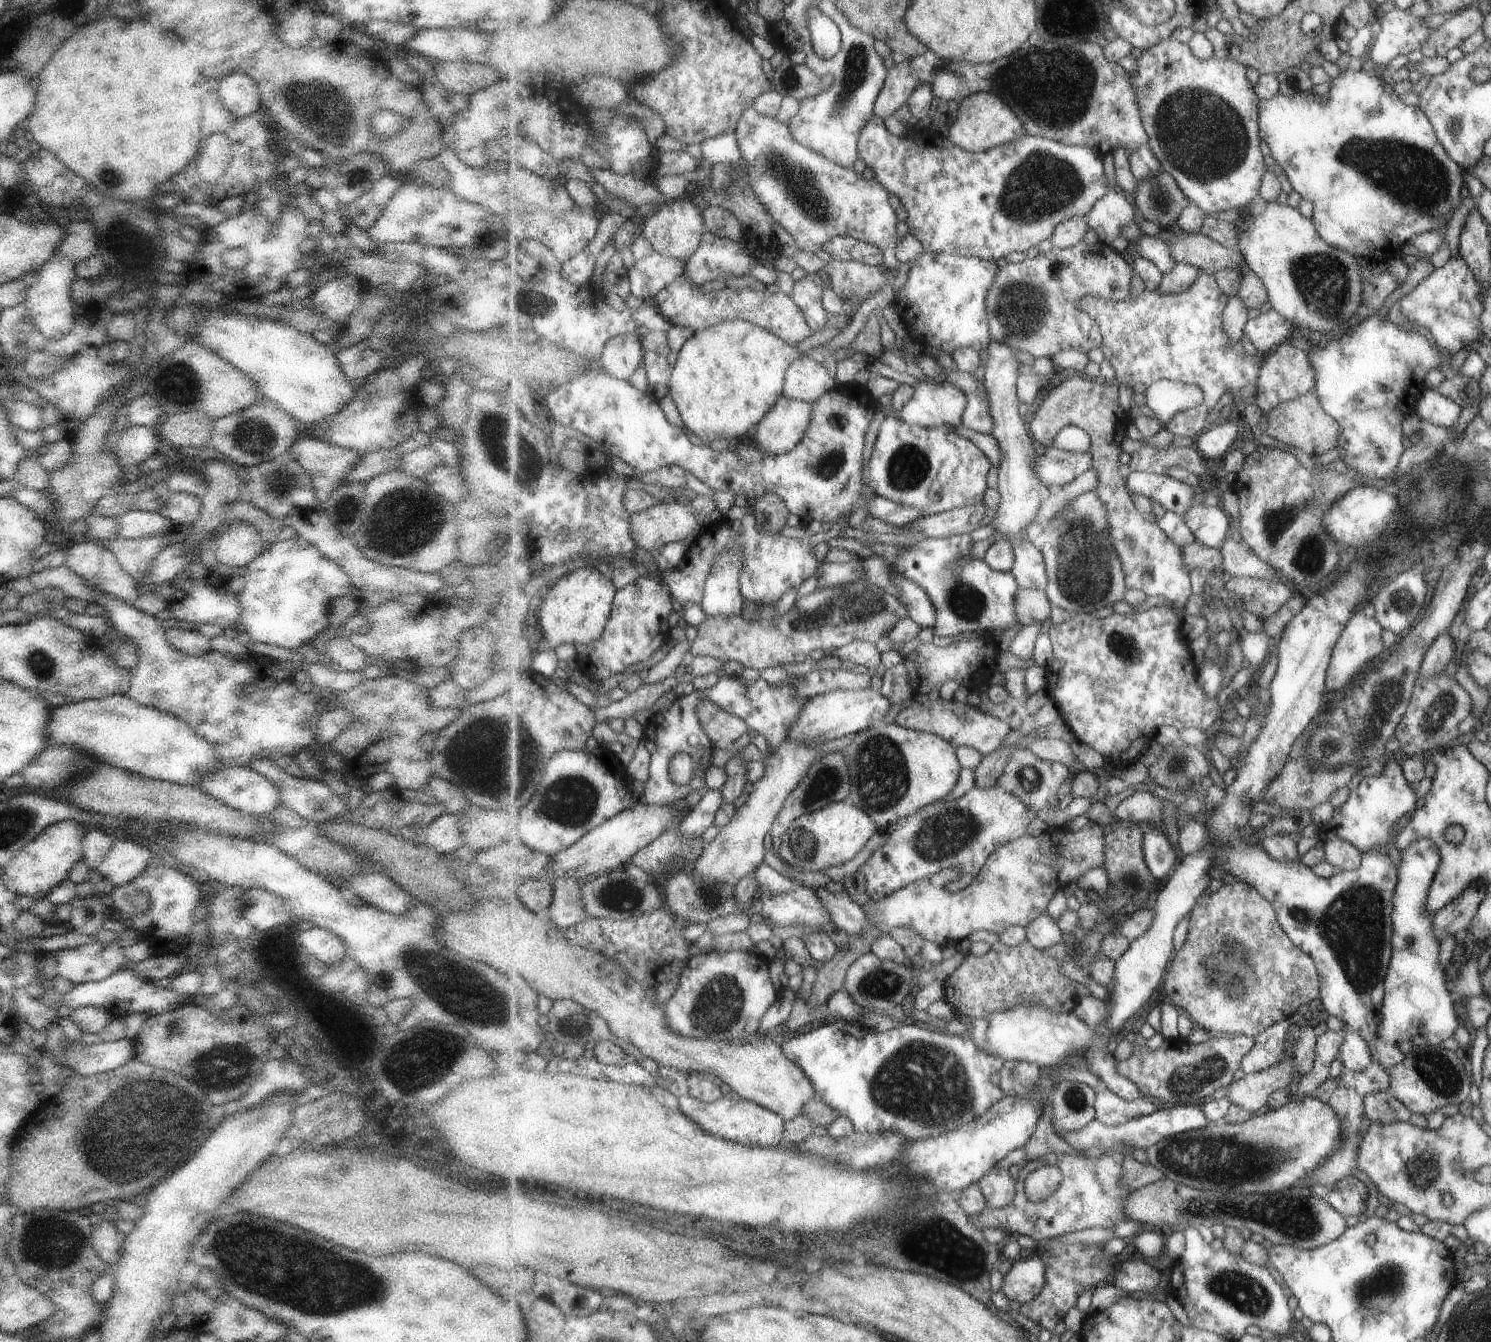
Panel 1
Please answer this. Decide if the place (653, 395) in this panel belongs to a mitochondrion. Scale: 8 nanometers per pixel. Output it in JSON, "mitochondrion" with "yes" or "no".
{"mitochondrion":"no"}

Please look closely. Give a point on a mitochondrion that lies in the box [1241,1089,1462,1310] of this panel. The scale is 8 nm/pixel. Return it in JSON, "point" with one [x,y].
{"point":[1421,1171]}

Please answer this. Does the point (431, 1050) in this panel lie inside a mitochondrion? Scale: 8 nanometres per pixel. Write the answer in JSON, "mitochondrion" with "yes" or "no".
{"mitochondrion":"yes"}

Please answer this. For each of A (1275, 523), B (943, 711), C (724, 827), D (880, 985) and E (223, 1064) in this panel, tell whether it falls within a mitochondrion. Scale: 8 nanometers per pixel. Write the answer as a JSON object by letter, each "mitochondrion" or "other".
{"A":"mitochondrion","B":"other","C":"other","D":"mitochondrion","E":"mitochondrion"}

